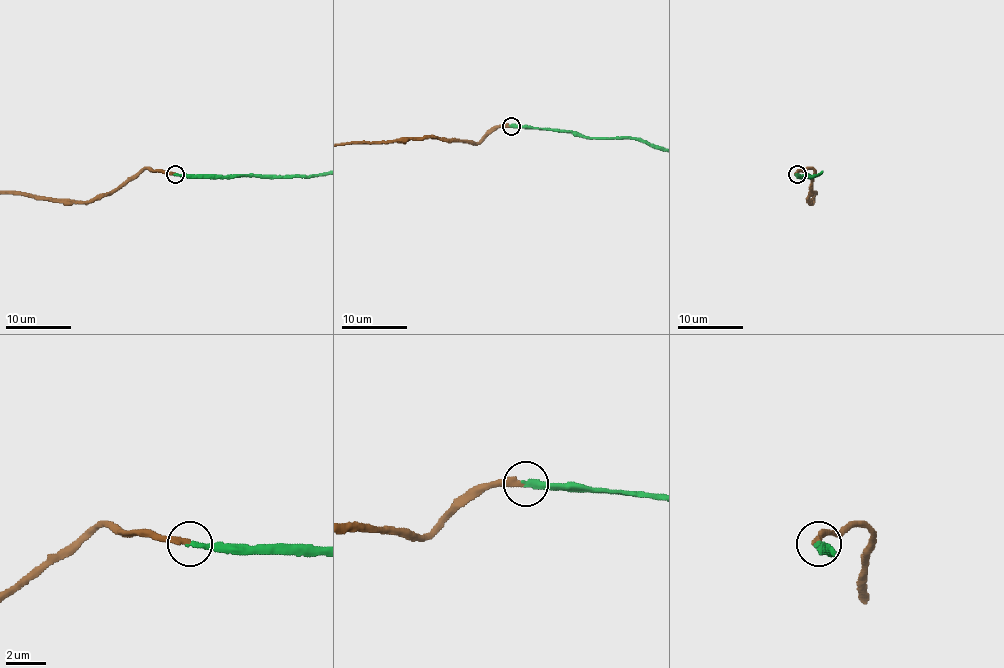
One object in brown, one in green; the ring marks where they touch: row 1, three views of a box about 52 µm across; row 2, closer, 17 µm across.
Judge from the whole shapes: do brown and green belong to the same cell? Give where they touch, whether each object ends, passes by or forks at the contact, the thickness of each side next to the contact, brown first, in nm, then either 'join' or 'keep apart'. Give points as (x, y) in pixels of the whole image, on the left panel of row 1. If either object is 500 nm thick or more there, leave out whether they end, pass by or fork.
(175, 174) | brown ends | green ends | 300/320 nm | join

